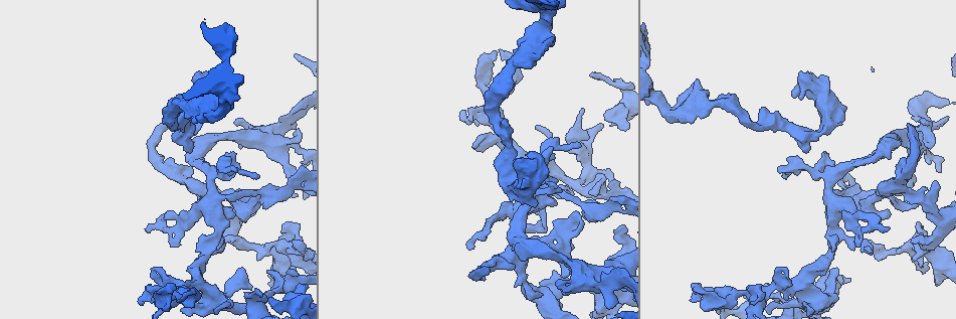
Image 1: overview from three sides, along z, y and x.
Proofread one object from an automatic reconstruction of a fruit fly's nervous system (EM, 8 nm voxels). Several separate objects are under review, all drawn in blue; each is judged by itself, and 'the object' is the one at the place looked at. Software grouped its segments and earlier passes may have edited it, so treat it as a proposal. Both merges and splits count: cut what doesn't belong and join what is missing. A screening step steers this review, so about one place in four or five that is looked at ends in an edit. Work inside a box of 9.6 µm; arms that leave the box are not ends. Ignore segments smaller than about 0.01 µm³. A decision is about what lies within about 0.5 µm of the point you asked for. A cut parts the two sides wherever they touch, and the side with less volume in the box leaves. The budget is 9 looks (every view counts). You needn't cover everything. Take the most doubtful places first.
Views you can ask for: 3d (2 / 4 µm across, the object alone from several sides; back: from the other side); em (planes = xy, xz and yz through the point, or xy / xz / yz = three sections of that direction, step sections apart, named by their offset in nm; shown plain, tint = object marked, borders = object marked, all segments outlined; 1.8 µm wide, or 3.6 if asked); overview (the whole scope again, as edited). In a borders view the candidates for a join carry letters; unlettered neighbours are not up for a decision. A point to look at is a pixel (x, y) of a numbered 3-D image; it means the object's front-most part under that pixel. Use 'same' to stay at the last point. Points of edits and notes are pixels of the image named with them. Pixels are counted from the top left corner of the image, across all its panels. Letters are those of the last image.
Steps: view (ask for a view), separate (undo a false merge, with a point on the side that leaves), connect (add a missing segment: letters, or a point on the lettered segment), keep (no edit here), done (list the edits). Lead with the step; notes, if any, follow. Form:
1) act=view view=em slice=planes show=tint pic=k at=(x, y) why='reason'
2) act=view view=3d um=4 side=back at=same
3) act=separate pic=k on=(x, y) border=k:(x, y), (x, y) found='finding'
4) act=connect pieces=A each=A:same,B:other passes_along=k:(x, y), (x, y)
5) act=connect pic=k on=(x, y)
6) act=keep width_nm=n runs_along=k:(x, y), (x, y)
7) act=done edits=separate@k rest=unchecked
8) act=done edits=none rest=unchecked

act=view view=3d um=4 pic=1 at=(851, 196) why='sharp bend'

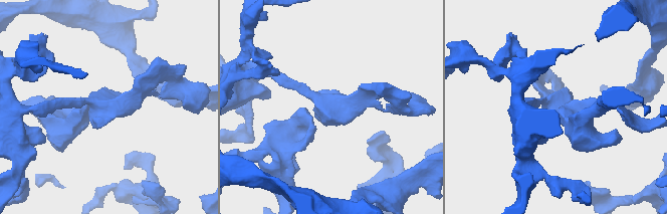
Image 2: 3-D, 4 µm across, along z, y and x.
act=view view=em um=3.6 slice=planes show=tint pic=2 at=(322, 107) arms=4 why='shape alone is not enough'

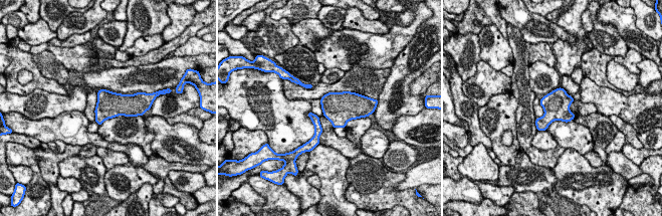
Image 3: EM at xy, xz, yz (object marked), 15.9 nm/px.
act=view view=em um=3.6 slice=planes show=borders at=same why='see the neighbours'

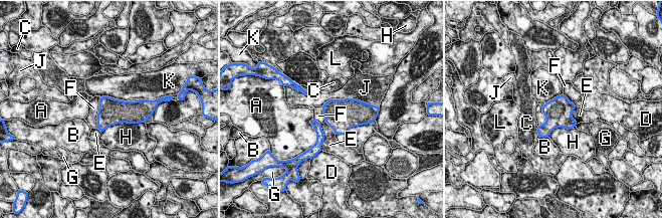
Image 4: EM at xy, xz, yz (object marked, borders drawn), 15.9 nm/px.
act=keep width_nm=420 each=A:other,B:other,C:other,D:other,E:other,F:other,G:other,H:other,J:other,K:other,L:other border=4:(100, 97), (96, 128) found='continuous, no second neuron'

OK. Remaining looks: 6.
act=view view=em slice=xy step=8 show=tint pic=1 at=(268, 300) why='free end'

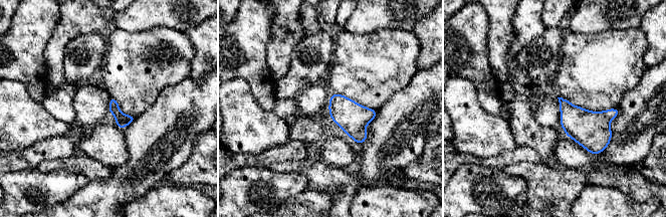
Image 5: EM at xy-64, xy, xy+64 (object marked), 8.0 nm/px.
act=view view=em slice=planes show=borders at=same why='cut it another way'

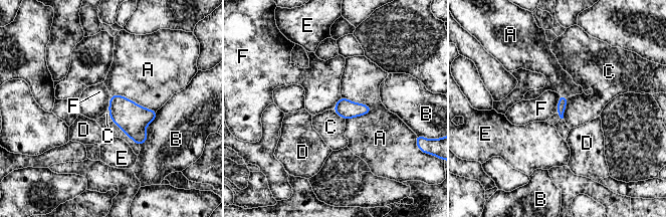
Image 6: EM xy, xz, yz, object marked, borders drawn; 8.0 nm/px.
act=keep each=A:other,B:other,C:other,D:other,E:other,F:other border=6:(561, 95), (556, 113) found='none of them fits'

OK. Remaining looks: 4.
act=view view=3d um=4 side=back pic=1 at=(758, 297) why='thick turns thin'

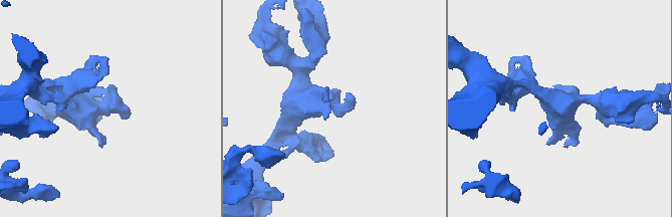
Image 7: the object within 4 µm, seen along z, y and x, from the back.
act=view view=em slice=planes show=borders pic=7 at=(99, 109) why='need the tissue'

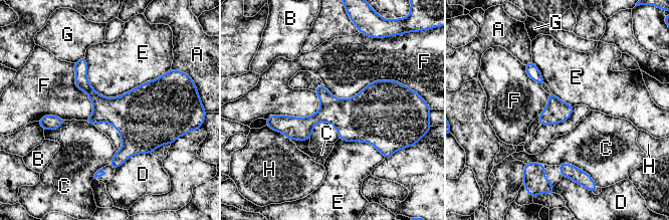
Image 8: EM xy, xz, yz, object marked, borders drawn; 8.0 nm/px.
act=keep each=A:other,B:other,C:other,D:other,E:other,F:other,G:other,H:other border=8:(84, 57), (109, 97), (166, 72) found='all the same neuron'

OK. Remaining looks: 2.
act=view view=em slice=xy step=16 show=tint pic=1 at=(872, 254) why='tapers out'

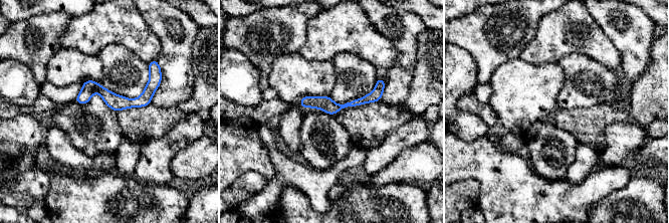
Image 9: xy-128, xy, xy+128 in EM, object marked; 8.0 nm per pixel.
act=view view=em slice=planes show=borders at=same

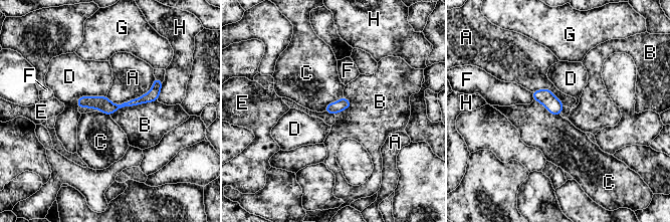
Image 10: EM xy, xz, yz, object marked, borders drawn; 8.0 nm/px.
act=keep each=A:other,B:other,C:other,D:other,E:other,F:other,G:other,H:other runs_along=10:(159, 83), (147, 97), (119, 106), (79, 102) found='no lettered segment goes on from it'

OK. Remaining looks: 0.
act=done edits=none rest=unchecked

